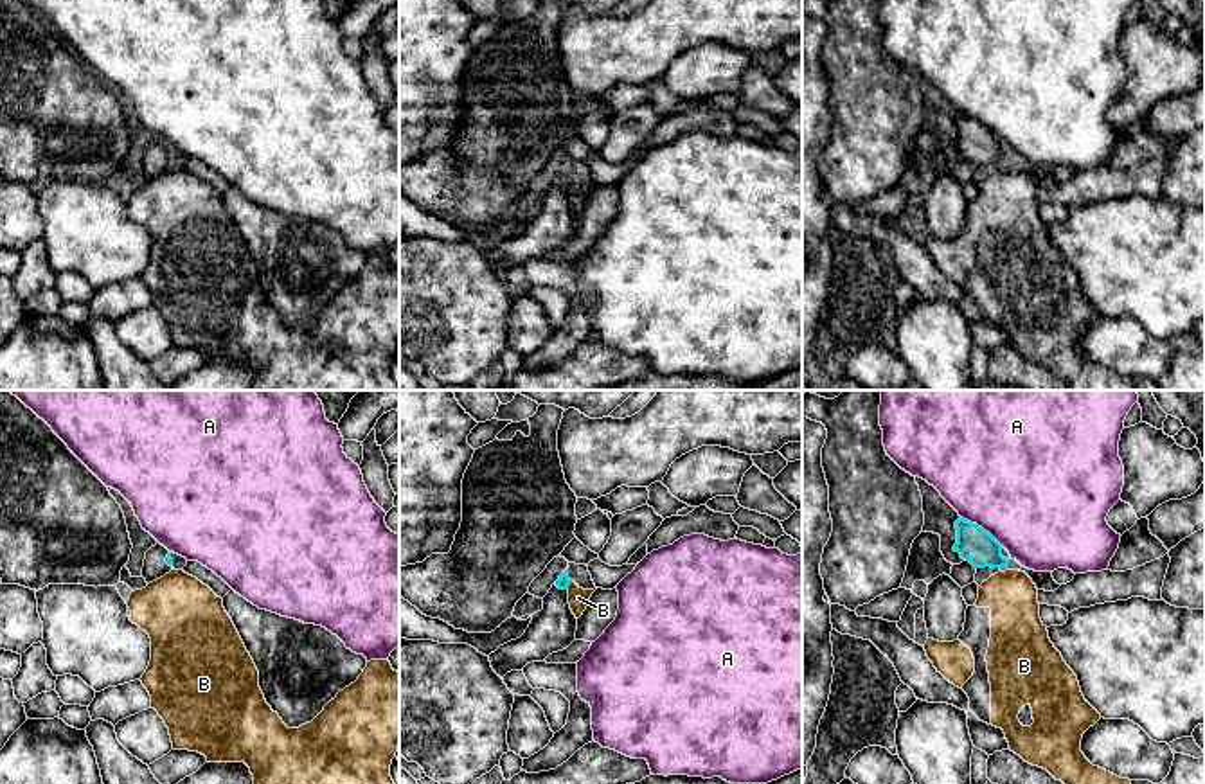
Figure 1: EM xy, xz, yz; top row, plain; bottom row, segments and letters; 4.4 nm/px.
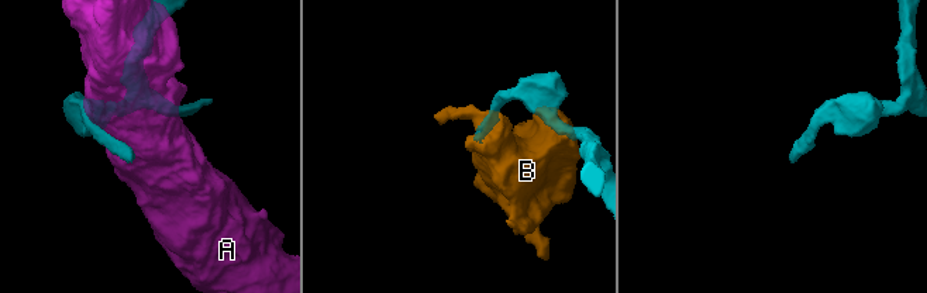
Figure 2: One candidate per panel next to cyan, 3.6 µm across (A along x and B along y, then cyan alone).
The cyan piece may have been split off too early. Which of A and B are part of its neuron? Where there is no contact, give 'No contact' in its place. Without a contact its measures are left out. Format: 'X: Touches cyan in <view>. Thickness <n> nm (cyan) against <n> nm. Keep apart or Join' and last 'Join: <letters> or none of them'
A: Touches cyan in yz. Thickness 160 nm (cyan) against 500 nm. Keep apart
B: Touches cyan in xz. Thickness 60 nm (cyan) against 90 nm. Keep apart
Join: none of them

